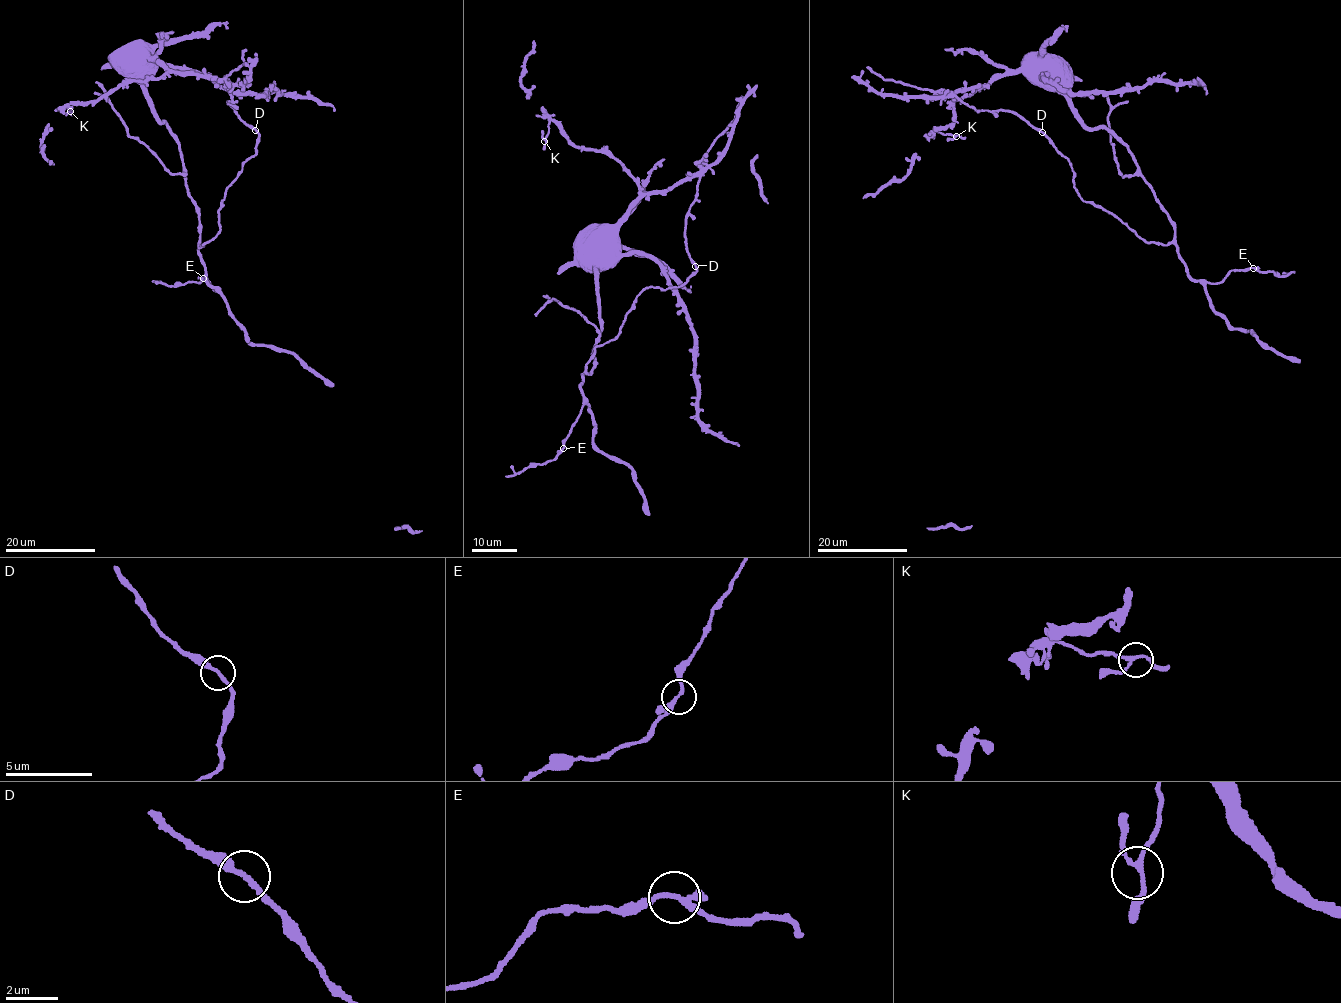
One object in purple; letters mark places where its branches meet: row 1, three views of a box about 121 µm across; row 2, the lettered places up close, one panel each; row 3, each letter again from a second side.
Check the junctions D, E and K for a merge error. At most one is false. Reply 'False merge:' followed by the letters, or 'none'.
False merge: none

